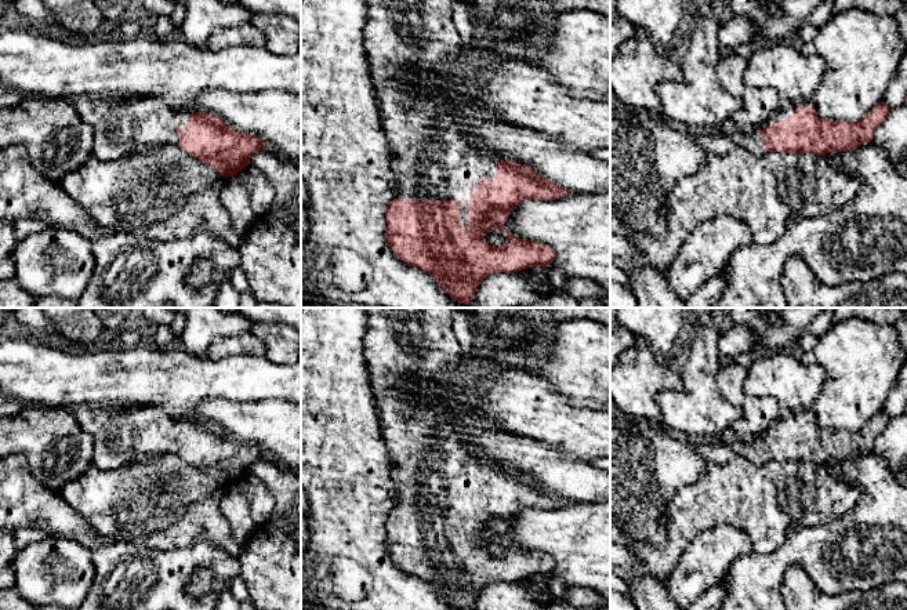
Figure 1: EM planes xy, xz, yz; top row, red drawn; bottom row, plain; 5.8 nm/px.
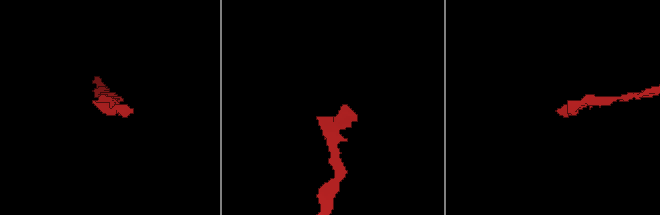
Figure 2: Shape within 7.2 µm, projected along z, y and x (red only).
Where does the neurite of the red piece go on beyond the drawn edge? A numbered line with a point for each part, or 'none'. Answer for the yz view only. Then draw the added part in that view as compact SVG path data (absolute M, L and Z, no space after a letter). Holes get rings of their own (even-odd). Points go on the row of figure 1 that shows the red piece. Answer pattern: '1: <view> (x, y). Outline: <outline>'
1: yz (786, 106). Outline: M779 99L777 109L759 128L766 130L773 121L786 120L788 115L792 115L797 108L803 105L816 109L813 99L808 99L805 102L791 102L788 99Z

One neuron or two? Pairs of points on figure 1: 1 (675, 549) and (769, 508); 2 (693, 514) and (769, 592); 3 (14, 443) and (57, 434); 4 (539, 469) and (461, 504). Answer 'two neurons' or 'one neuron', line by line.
1: one neuron
2: two neurons
3: one neuron
4: two neurons

